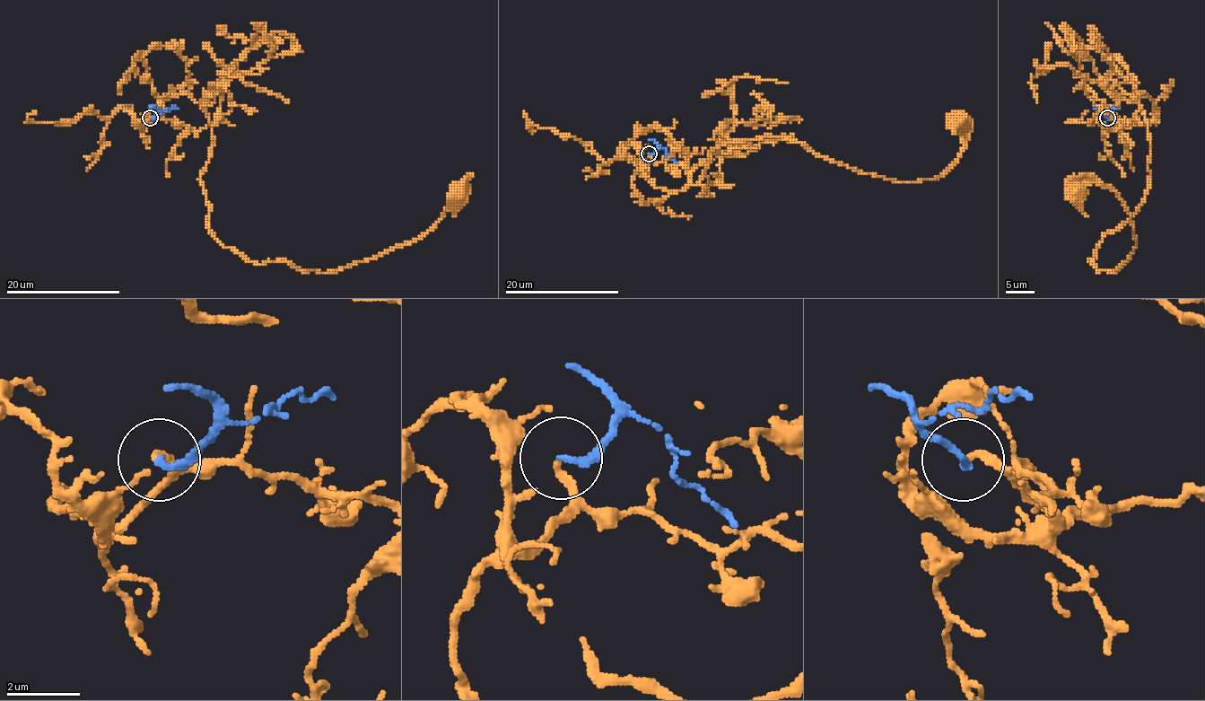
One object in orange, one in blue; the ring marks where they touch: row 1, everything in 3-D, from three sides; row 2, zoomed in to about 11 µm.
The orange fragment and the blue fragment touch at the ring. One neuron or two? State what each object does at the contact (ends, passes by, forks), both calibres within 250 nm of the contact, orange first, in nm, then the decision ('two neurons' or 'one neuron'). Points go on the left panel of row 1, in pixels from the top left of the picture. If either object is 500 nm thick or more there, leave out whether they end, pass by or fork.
orange ends there; blue ends there; 180 nm thick on the orange side, 190 nm on the other; one neuron

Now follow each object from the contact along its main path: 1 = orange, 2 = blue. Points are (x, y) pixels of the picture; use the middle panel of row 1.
1: (650, 154), (643, 201), (711, 196), (711, 152), (757, 137), (921, 181), (958, 159), (958, 123)
2: (650, 153), (662, 147), (676, 164)

